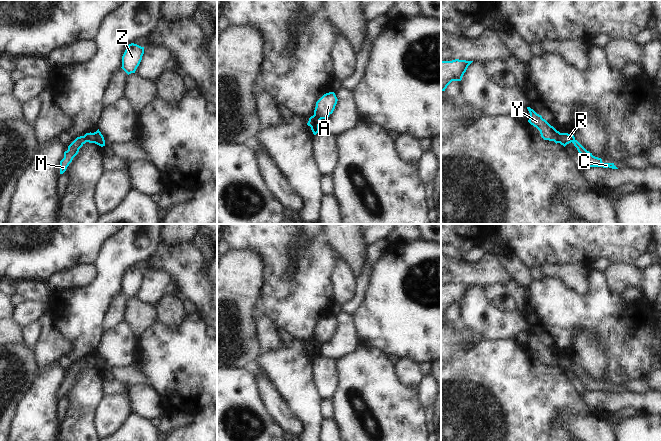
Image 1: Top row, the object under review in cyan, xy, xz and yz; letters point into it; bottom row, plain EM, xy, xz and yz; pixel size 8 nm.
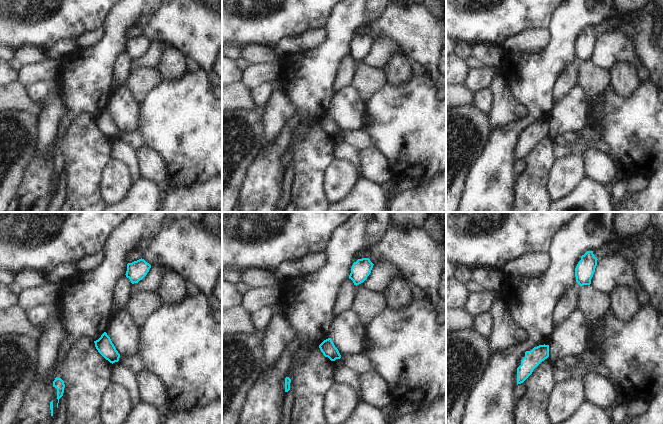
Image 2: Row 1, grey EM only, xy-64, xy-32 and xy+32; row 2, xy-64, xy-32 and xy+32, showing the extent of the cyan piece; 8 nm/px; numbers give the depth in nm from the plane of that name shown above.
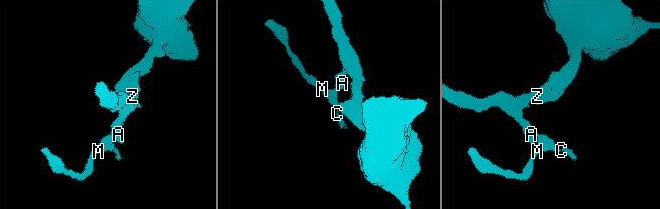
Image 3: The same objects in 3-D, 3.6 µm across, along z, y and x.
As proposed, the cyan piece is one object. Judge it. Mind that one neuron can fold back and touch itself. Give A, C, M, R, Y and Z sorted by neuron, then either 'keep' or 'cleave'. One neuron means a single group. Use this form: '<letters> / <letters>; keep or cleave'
A Y Z / C M R; cleave

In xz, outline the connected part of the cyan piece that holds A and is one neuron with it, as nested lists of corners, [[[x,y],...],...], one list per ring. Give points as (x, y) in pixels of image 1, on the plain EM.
[[[334,316],[324,318],[317,326],[314,334],[314,339],[318,343],[326,343],[333,337],[337,328],[337,321]]]

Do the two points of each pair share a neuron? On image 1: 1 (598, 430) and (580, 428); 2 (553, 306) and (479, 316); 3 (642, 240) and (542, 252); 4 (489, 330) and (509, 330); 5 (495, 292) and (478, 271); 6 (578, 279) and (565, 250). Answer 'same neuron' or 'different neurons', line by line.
1: same neuron
2: different neurons
3: same neuron
4: same neuron
5: different neurons
6: different neurons

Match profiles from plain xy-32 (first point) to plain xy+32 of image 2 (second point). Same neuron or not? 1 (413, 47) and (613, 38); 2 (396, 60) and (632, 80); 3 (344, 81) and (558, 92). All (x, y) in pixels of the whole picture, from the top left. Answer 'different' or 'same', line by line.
1: different
2: same
3: same

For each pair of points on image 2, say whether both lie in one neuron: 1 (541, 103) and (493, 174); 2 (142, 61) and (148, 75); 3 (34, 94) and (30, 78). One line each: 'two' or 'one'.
1: one
2: two
3: two

